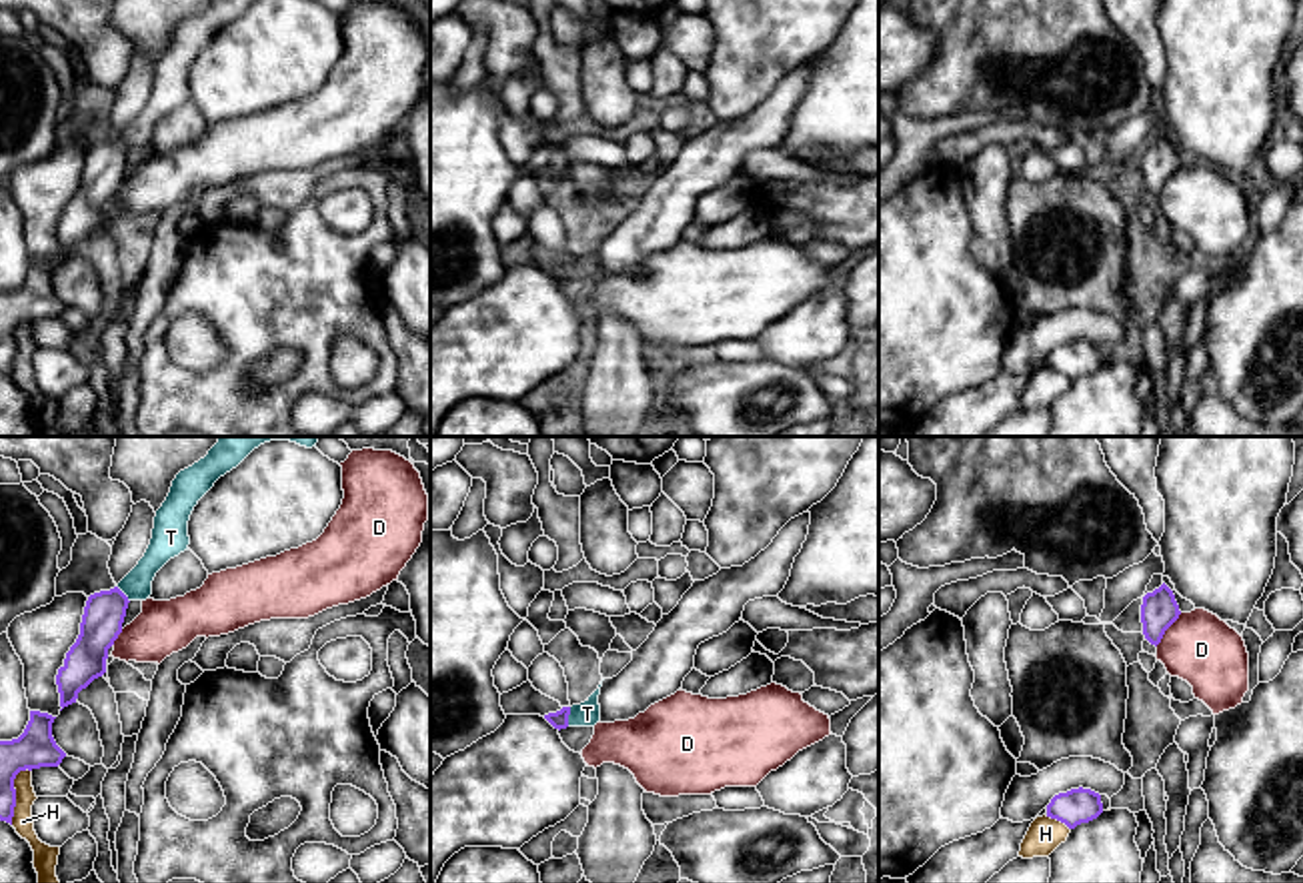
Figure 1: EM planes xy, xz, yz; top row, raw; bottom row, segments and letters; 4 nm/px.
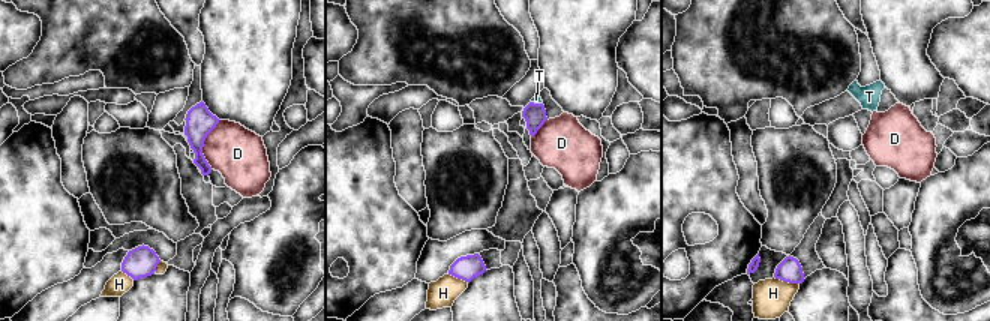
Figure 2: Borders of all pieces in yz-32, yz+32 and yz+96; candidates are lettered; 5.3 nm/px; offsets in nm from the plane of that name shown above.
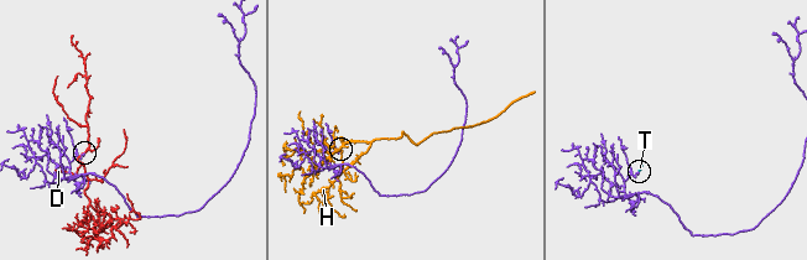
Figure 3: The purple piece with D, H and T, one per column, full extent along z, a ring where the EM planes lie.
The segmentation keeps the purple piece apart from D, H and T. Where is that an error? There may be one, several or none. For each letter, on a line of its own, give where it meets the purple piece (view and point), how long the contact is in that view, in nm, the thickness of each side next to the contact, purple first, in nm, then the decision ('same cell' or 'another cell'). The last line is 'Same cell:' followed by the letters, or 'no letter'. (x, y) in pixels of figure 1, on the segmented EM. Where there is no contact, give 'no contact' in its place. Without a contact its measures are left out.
D: yz (1167, 627) | 170 nm | 150/280 nm | another cell
H: xy (15, 795) | 240 nm | 160/80 nm | another cell
T: xz (567, 717) | 80 nm | 70/100 nm | same cell
Same cell: T

